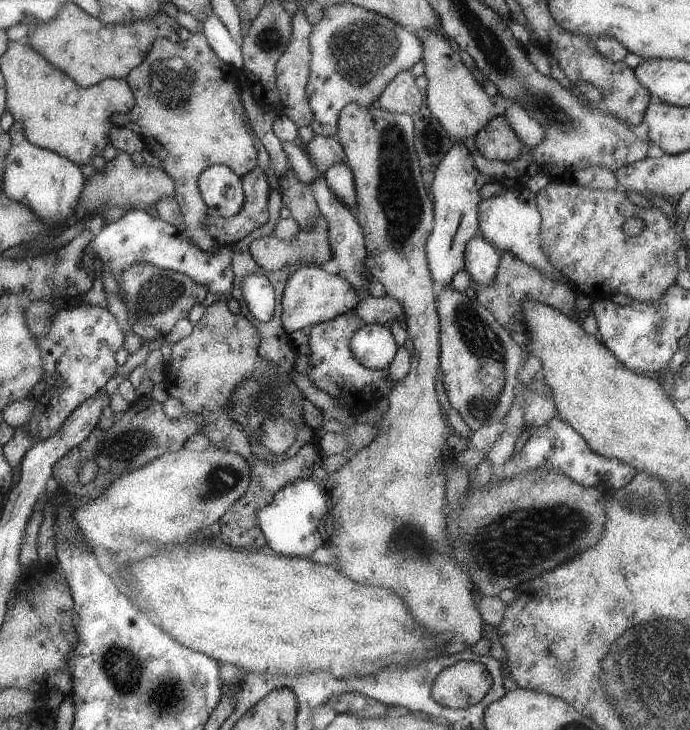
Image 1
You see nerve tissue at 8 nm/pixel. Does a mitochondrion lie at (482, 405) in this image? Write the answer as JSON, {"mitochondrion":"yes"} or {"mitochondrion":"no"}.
{"mitochondrion":"yes"}

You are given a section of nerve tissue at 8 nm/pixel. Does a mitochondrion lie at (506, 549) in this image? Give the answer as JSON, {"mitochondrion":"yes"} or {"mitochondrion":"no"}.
{"mitochondrion":"yes"}

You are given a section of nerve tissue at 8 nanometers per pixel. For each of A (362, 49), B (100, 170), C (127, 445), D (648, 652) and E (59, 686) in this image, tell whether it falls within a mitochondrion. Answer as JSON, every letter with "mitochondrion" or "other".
{"A":"mitochondrion","B":"other","C":"mitochondrion","D":"mitochondrion","E":"other"}

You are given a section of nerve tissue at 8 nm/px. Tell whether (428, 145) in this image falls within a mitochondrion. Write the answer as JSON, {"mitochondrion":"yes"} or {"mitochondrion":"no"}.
{"mitochondrion":"yes"}

